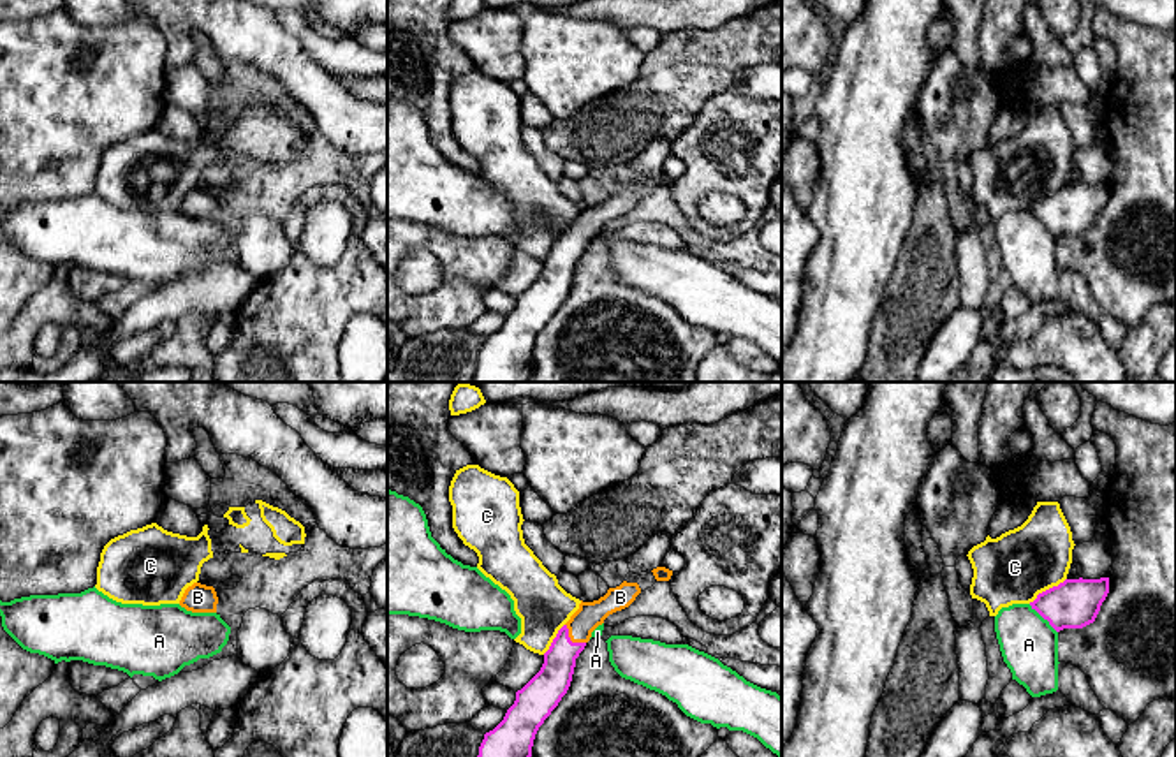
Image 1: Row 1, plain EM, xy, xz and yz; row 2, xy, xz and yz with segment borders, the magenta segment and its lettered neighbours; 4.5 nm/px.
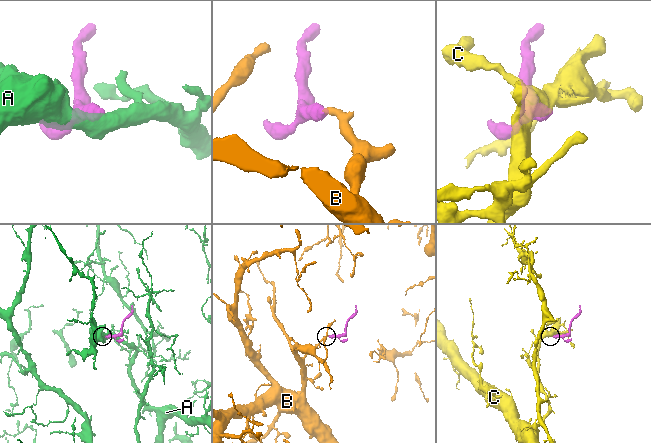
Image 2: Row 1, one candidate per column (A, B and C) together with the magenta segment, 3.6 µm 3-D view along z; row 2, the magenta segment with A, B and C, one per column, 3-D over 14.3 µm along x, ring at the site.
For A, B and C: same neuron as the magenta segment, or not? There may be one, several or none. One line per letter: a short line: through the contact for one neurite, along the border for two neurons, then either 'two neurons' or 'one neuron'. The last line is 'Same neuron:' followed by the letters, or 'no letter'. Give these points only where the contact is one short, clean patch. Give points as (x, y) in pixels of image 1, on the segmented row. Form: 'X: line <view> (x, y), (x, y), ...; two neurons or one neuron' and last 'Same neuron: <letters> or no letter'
A: line yz (1028, 604), (1057, 632); two neurons
B: line xz (546, 689), (557, 673), (569, 639), (590, 615); one neuron
C: two neurons
Same neuron: B

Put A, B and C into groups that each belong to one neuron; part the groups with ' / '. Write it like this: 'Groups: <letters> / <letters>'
Groups: A / B / C

